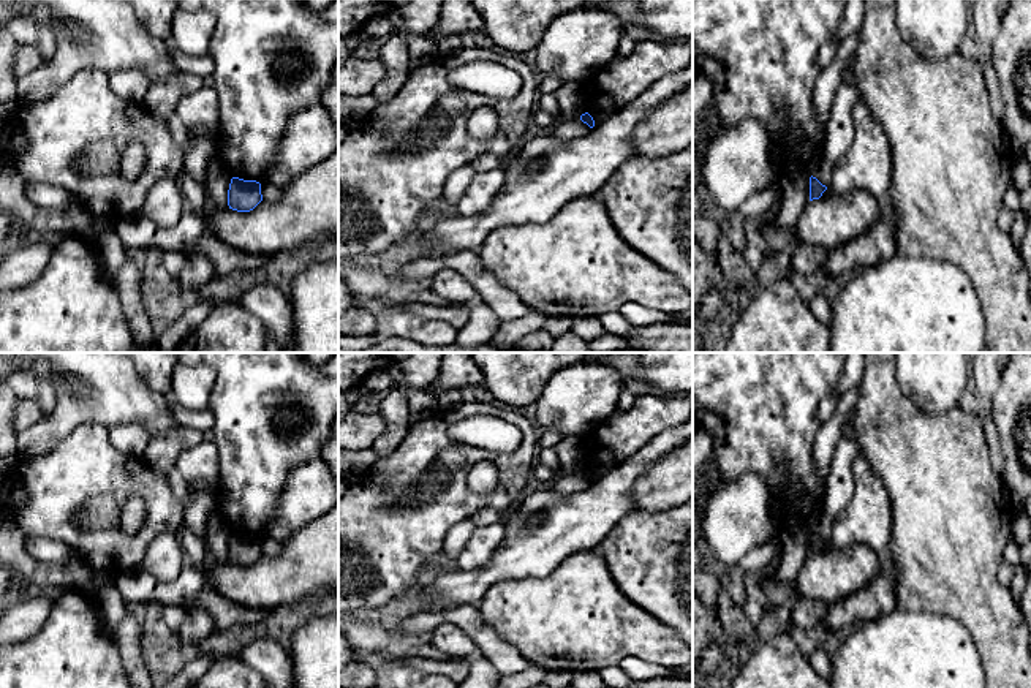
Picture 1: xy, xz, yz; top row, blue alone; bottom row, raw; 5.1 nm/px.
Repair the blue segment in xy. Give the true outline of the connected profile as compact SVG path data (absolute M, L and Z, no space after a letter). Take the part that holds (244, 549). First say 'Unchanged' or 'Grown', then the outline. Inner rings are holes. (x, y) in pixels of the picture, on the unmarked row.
Unchanged. M232 531L228 544L228 560L237 566L250 566L262 555L261 538Z

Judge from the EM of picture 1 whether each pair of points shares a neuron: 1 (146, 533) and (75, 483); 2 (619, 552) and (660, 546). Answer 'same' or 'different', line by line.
1: same
2: same

